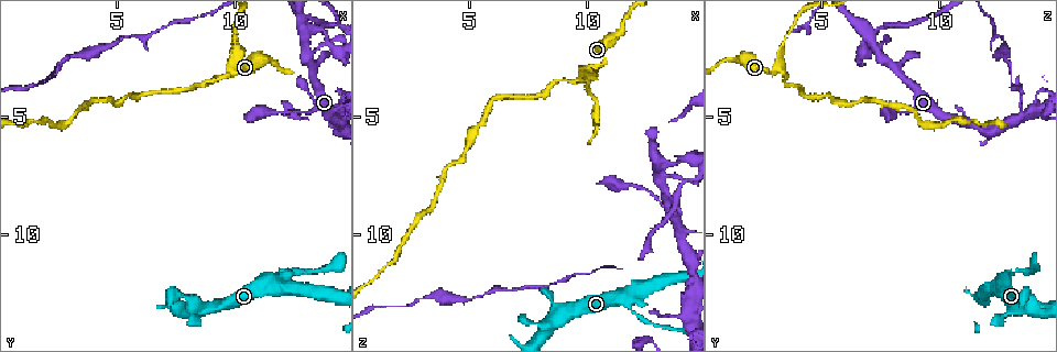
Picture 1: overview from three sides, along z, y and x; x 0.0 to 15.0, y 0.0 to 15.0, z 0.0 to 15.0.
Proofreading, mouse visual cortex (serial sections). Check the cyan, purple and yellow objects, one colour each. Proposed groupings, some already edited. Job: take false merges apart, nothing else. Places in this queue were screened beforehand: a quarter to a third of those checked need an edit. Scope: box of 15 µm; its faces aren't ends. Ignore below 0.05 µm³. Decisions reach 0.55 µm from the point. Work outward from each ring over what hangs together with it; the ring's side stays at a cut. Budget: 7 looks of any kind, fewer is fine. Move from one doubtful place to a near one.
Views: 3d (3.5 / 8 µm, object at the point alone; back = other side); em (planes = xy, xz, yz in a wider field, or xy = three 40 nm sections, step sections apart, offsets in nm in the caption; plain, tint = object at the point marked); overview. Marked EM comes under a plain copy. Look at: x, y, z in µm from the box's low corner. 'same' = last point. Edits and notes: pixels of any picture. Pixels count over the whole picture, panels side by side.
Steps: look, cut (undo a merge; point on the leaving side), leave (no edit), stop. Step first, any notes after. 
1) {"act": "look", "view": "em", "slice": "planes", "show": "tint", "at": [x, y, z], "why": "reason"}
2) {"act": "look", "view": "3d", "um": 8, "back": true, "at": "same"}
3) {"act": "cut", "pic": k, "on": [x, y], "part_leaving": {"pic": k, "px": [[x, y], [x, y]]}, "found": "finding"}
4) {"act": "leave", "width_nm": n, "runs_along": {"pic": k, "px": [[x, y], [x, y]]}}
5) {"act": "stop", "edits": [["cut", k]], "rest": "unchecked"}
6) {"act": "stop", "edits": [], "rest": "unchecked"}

{"act": "look", "view": "em", "slice": "planes", "show": "tint", "at": [14.2, 5.0, 13.3], "why": "thin arm on a thick one"}

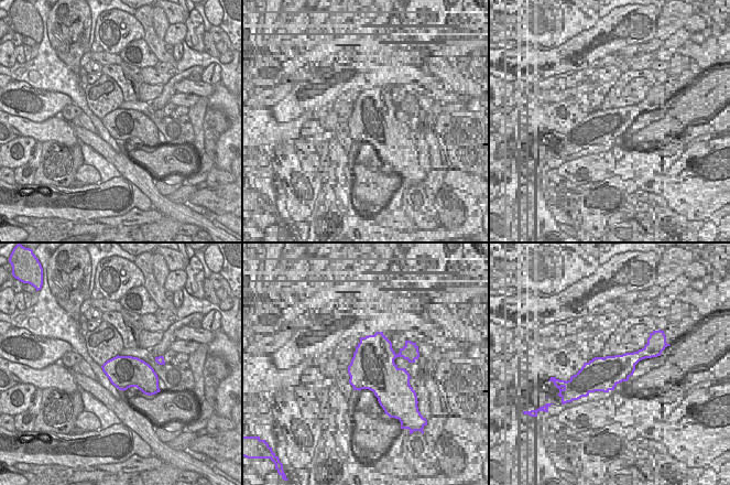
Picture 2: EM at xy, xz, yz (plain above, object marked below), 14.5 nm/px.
{"act": "look", "view": "3d", "um": 3.5, "back": true, "at": "same", "why": "see where the arms go"}

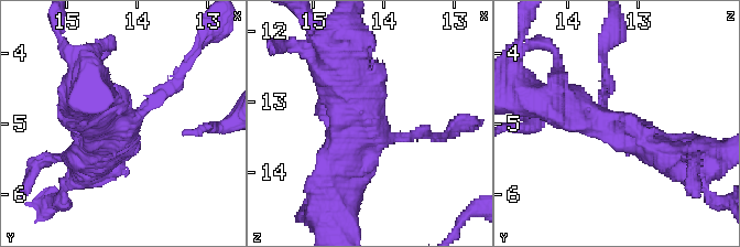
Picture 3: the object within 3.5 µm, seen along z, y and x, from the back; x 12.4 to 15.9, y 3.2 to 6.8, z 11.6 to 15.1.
{"act": "leave", "width_nm": 480, "runs_along": {"pic": 3, "px": [[94, 158], [107, 135], [175, 84]]}, "found": "continuous, no second cell"}

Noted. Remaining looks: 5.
{"act": "look", "view": "3d", "um": 3.5, "at": [10.1, 2.9, 3.2], "why": "three-way junction"}

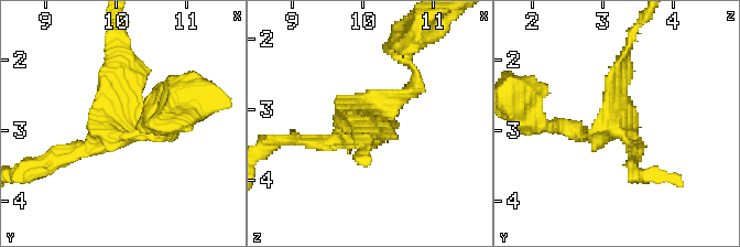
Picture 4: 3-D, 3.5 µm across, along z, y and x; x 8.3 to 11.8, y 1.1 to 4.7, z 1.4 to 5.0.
{"act": "look", "view": "em", "slice": "xy", "step": 3, "show": "tint", "at": [10.00, 2.95, 3.20], "arms": 3, "arm_widths_nm": [200, 200, 250], "why": "now the EM"}

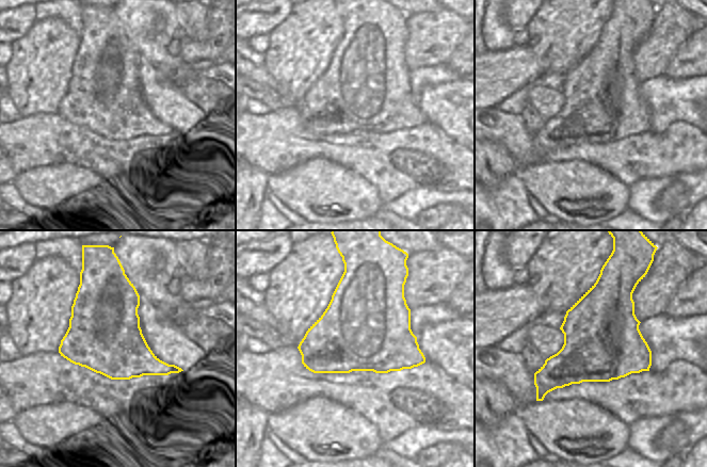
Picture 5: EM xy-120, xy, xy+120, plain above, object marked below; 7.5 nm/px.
{"act": "leave", "width_nm": 650, "runs_along": {"pic": 4, "px": [[414, 76], [349, 136], [302, 141]]}, "found": "one cell here"}

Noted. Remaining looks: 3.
{"act": "look", "view": "3d", "um": 3.5, "at": [14.1, 2.0, 6.8], "why": "thick turns thin"}

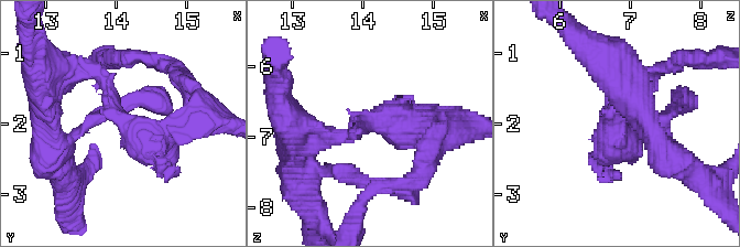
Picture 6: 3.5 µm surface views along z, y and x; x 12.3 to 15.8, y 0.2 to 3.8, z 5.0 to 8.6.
{"act": "cut", "pic": 6, "on": [189, 98], "found": "two cells meet here"}

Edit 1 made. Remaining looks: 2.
{"act": "stop", "edits": [["cut", 6]], "rest": "unchecked"}

